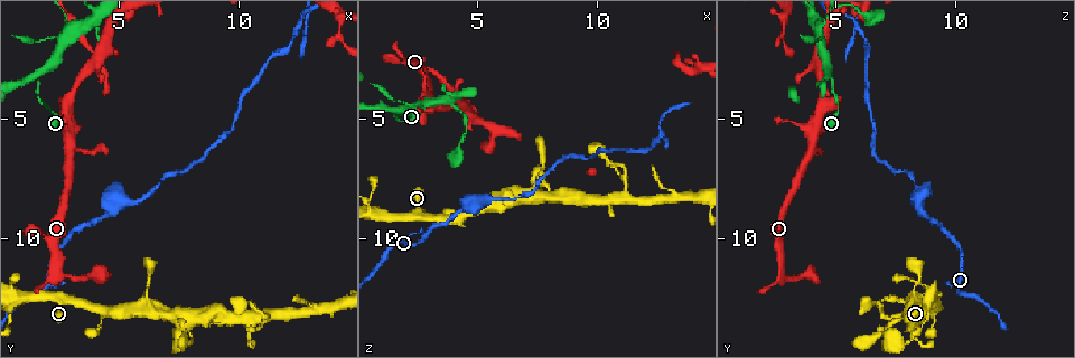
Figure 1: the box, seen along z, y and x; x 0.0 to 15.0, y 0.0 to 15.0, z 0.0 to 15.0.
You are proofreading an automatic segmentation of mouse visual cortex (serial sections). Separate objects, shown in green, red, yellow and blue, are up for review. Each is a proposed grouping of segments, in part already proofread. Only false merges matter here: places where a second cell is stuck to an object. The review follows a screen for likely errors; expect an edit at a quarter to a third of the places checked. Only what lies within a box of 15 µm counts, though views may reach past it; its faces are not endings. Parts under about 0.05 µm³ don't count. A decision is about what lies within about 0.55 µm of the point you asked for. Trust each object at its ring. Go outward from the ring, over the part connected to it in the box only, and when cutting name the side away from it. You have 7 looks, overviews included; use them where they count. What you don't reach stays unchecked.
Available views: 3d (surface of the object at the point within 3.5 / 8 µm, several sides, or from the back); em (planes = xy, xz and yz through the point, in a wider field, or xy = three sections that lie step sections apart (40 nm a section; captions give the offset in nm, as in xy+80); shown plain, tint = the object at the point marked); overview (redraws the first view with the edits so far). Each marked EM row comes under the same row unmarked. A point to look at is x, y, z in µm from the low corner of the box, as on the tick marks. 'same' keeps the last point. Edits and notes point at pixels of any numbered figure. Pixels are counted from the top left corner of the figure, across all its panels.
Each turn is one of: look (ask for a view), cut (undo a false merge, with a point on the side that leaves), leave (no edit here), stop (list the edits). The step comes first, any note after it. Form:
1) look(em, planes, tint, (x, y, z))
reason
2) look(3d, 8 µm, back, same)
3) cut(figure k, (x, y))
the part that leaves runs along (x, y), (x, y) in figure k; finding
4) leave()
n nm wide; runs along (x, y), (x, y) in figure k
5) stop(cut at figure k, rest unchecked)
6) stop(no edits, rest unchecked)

look(3d, 8 µm, (1.6, 3.2, 4.8))
three arms meet

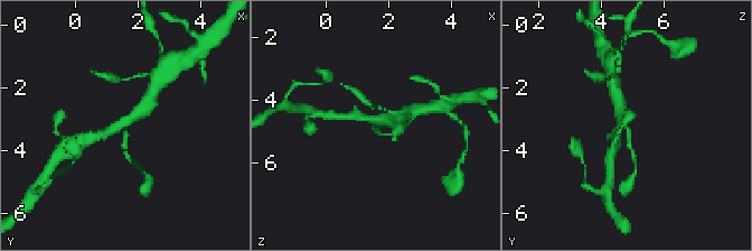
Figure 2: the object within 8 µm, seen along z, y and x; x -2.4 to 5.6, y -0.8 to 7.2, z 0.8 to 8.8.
look(3d, 3.5 µm, (1.5, 3.2, 4.7))
closer look

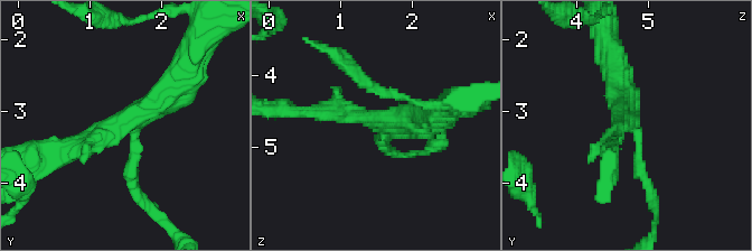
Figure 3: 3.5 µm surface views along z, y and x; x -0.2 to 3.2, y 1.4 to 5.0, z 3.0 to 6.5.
look(em, xy, step 2, tint, (1.60, 3.20, 4.75))
3 arms; arms of 150, 250, 350 nm; shape alone is not enough

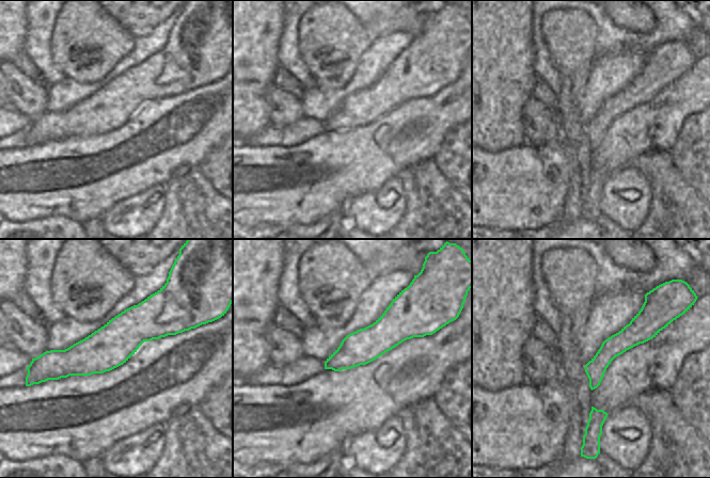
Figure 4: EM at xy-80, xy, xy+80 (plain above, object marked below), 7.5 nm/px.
leave()
runs along (140, 197), (132, 124), (184, 73) in figure 3; all the same cell

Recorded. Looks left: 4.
look(3d, 3.5 µm, back, (4.1, 2.4, 4.3))

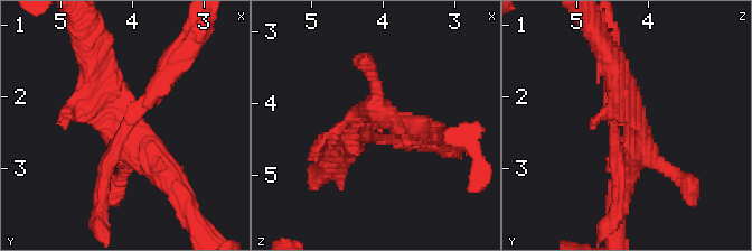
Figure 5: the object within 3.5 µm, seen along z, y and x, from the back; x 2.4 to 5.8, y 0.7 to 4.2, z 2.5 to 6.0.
look(em, xy, step 3, tint, (4.05, 2.45, 4.20))

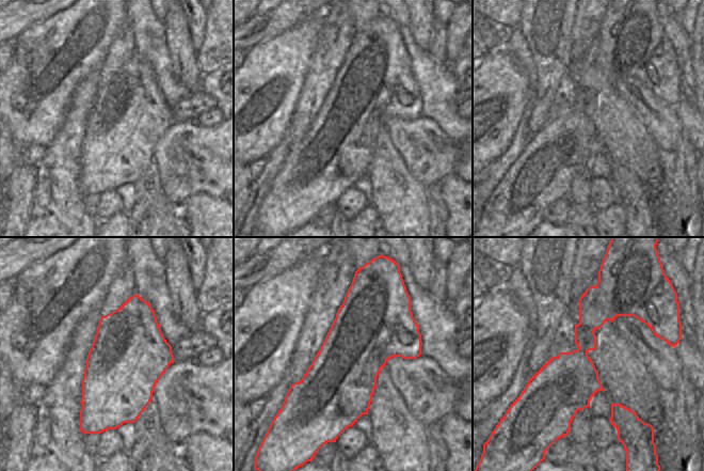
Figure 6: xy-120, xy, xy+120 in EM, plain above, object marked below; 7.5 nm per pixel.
cut(figure 5, (153, 95))
the part that leaves runs along (131, 123), (197, 30) in figure 5; two cells meet here

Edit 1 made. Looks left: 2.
look(3d, 3.5 µm, (2.2, 12.3, 9.1))
sharp bend

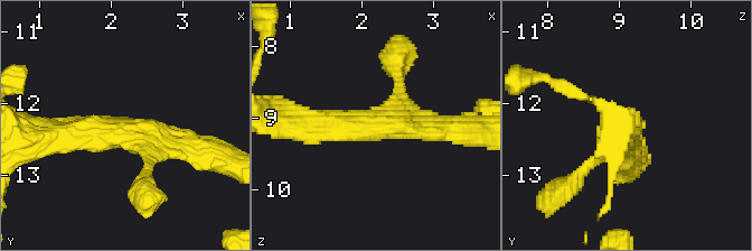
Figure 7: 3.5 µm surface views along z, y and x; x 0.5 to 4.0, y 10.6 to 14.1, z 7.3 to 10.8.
look(em, xy, step 5, tint, (2.15, 12.45, 9.05))

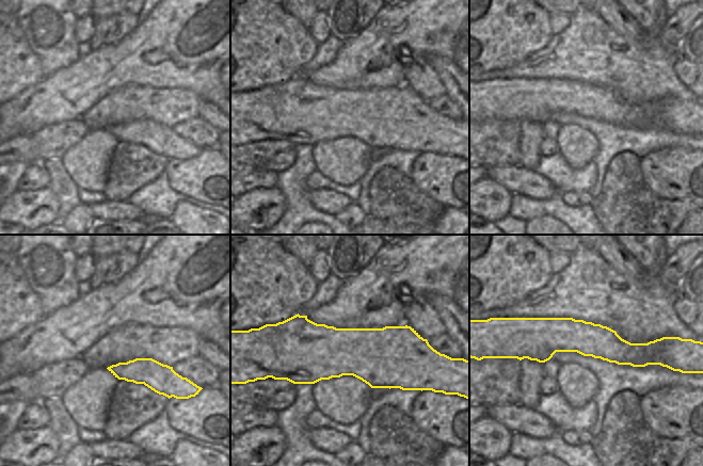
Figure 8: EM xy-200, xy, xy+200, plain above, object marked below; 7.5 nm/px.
leave()
runs along (523, 354), (541, 341), (655, 354) in figure 8; one cell here

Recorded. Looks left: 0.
stop(cut at figure 5, rest unchecked)

